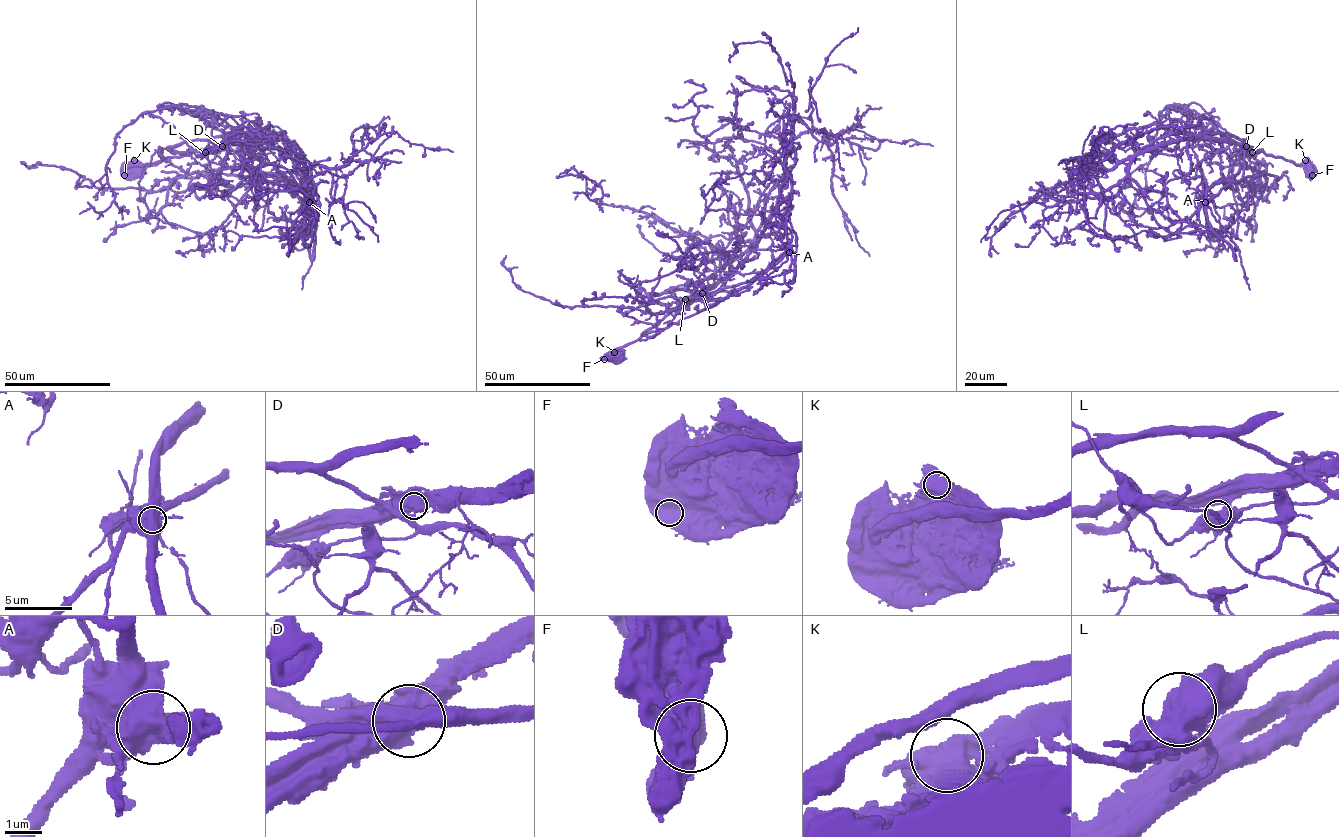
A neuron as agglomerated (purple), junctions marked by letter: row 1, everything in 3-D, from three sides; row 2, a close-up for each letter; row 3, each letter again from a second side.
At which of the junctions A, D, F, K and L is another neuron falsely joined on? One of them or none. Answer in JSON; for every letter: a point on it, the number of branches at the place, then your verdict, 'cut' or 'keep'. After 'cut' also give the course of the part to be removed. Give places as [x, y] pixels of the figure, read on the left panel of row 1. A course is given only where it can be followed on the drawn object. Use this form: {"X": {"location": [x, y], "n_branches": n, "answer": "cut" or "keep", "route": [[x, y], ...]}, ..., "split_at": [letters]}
{"A": {"location": [309, 202], "n_branches": 1, "answer": "cut", "route": [[309, 202], [296, 186], [245, 168], [184, 175], [150, 191], [97, 188], [67, 168], [26, 164]]}, "D": {"location": [222, 146], "n_branches": 2, "answer": "keep"}, "F": {"location": [124, 175], "n_branches": 1, "answer": "keep"}, "K": {"location": [134, 160], "n_branches": 1, "answer": "keep"}, "L": {"location": [205, 152], "n_branches": 1, "answer": "keep"}, "split_at": ["A"]}

